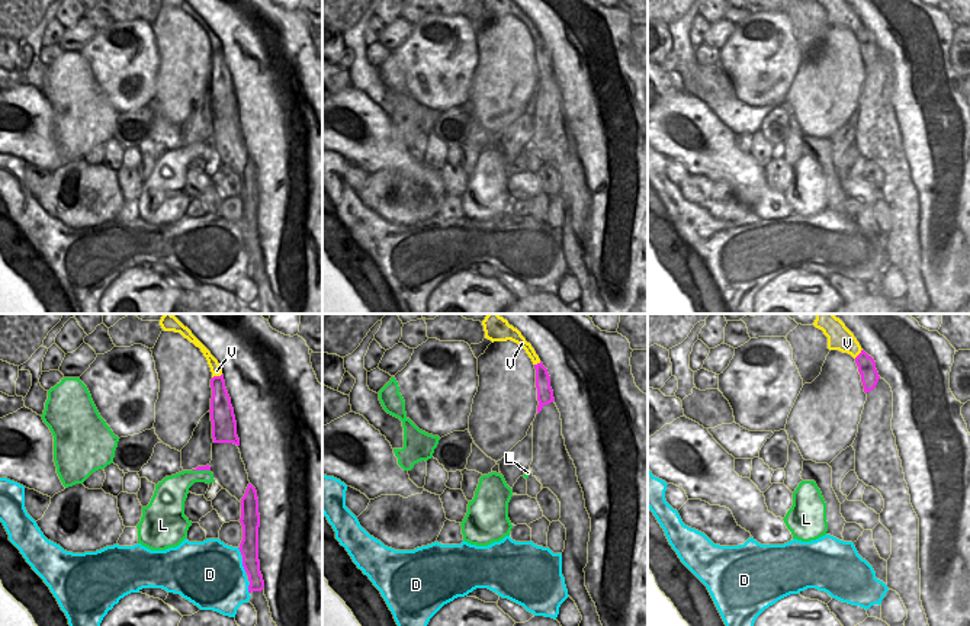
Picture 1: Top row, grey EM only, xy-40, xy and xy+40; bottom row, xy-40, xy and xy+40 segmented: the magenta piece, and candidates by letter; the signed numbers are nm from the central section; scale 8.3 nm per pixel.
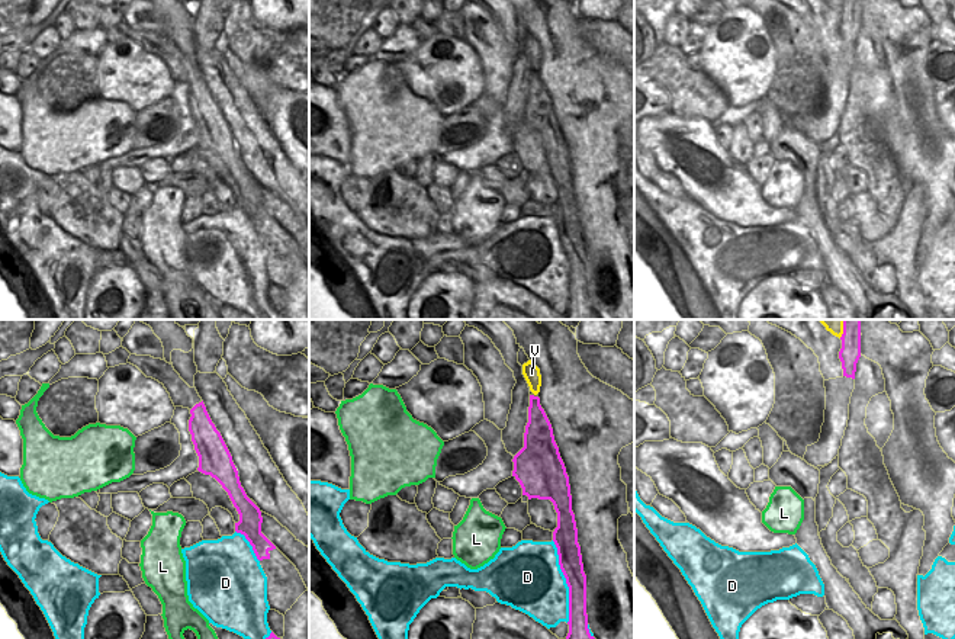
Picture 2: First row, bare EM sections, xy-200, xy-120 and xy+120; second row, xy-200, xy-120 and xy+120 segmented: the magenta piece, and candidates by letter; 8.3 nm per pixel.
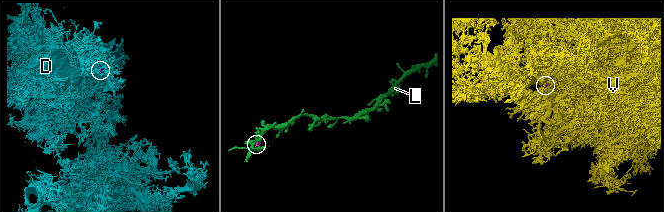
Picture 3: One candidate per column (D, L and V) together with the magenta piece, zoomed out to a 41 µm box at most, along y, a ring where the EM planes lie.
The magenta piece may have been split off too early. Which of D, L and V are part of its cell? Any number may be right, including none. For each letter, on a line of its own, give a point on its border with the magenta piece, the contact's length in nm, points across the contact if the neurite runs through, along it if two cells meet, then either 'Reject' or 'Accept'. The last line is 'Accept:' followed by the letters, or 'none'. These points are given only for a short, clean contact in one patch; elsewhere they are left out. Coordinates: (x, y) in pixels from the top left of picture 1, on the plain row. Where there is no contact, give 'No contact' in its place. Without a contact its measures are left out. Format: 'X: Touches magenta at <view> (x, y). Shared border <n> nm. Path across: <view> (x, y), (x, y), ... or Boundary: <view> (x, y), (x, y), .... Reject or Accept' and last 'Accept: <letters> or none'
D: Touches magenta at xy-40 (243, 240). Shared border 130 nm. Reject
L: Touches magenta at xy-40 (201, 144). Shared border 160 nm. Boundary: xy-40 (192, 144), (209, 145). Reject
V: Touches magenta at xy-40 (217, 51). Shared border 90 nm. Reject
Accept: none

